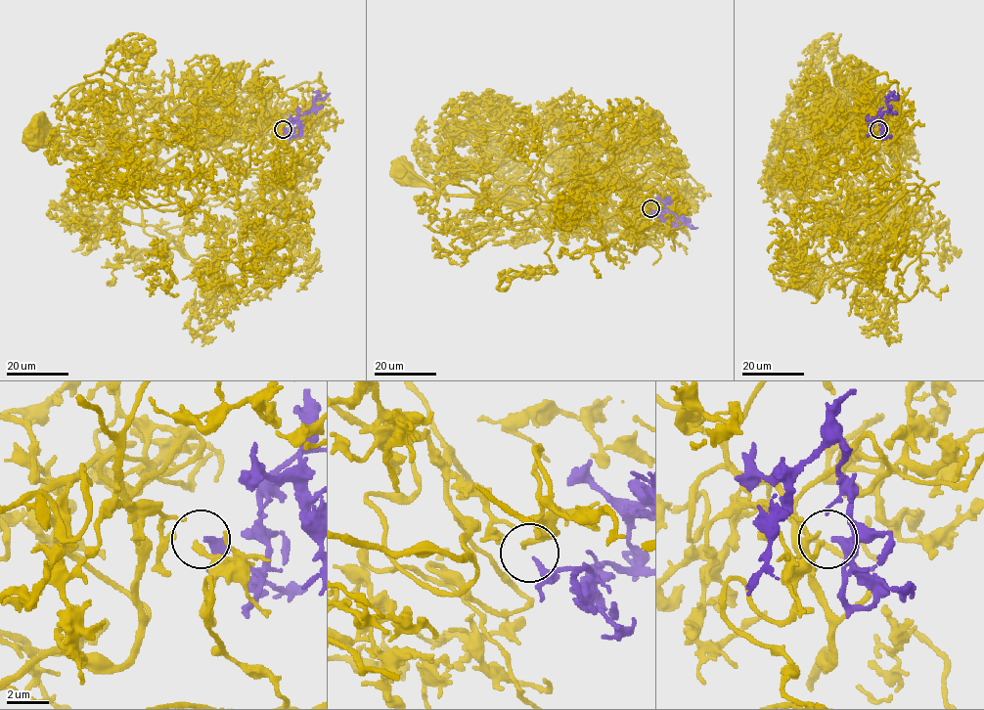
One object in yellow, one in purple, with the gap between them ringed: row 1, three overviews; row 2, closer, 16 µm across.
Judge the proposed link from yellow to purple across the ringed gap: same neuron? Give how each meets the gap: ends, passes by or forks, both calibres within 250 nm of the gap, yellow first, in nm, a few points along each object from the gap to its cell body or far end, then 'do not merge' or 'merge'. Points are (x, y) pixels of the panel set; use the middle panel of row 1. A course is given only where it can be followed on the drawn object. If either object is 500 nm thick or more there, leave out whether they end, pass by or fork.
yellow passes by; purple ends there; 180 nm thick on the yellow side, 300 nm on the other; yellow runs (649, 208), (651, 194), (663, 204), (604, 181), (585, 178), (592, 207), (567, 212), (441, 193), (405, 171); purple runs (650, 209), (671, 211), (678, 218), (682, 217), (690, 226), (697, 227); merge

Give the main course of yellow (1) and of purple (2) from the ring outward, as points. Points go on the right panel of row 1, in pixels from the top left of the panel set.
1: (878, 128), (864, 135), (877, 154), (855, 168), (848, 157), (873, 161), (877, 179), (841, 131)
2: (879, 128), (881, 133), (881, 114), (888, 110), (887, 102), (896, 99), (897, 93)

